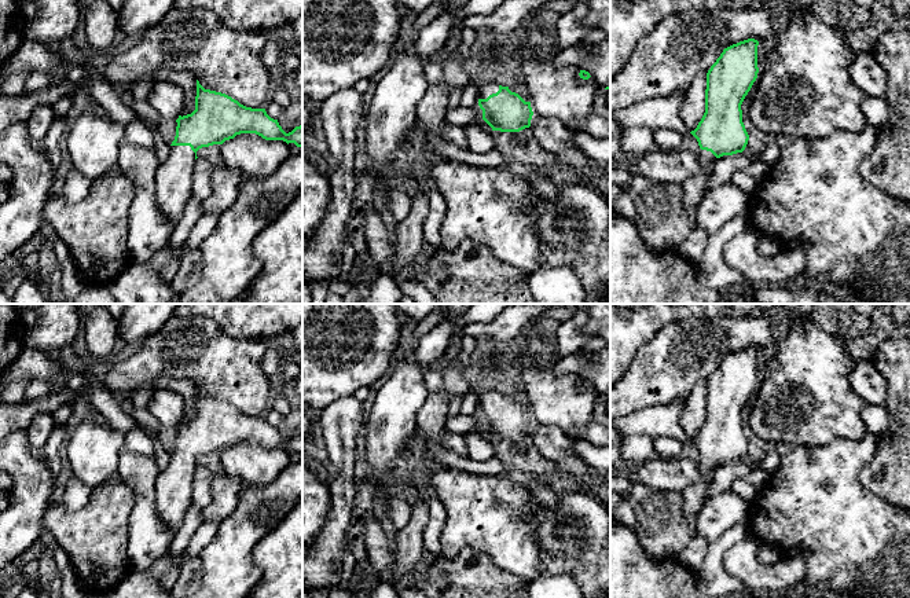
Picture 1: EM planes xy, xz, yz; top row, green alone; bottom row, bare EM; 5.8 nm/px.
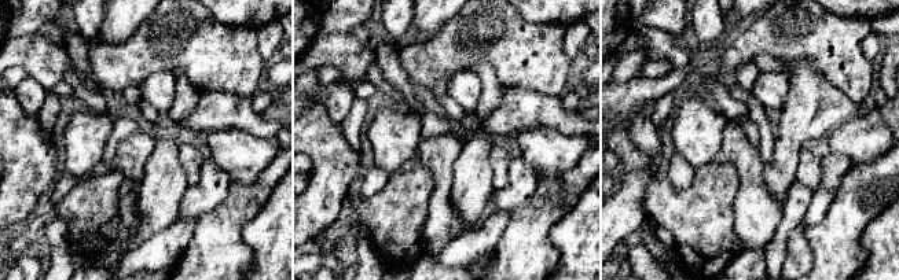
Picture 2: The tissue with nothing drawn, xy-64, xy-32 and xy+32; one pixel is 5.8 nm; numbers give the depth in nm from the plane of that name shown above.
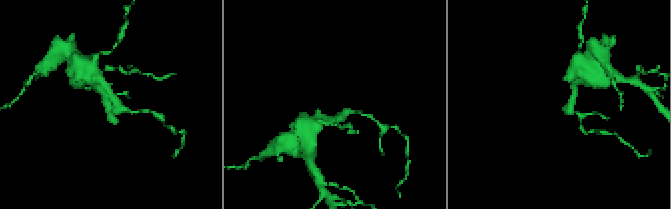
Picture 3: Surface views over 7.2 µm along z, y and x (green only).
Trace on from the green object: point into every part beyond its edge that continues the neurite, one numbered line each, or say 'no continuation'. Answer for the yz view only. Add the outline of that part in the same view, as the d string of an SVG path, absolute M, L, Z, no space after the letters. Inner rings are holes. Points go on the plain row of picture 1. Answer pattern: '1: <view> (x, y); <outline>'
1: yz (693, 496); M698 458L696 462L700 473L700 481L687 487L680 495L683 498L683 510L686 516L698 517L705 505L705 489L712 480L712 473L718 466L707 458Z

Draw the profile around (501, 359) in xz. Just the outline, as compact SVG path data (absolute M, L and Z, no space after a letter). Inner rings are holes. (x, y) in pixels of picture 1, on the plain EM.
M520 338L514 345L510 345L503 349L496 349L493 353L487 355L481 353L477 359L481 363L481 367L477 367L480 371L492 374L502 373L513 364L518 363L520 353L522 348L522 340Z

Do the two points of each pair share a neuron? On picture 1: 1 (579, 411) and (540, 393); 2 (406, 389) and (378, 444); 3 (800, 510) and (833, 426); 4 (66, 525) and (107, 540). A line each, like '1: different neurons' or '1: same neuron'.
1: same neuron
2: same neuron
3: different neurons
4: same neuron

